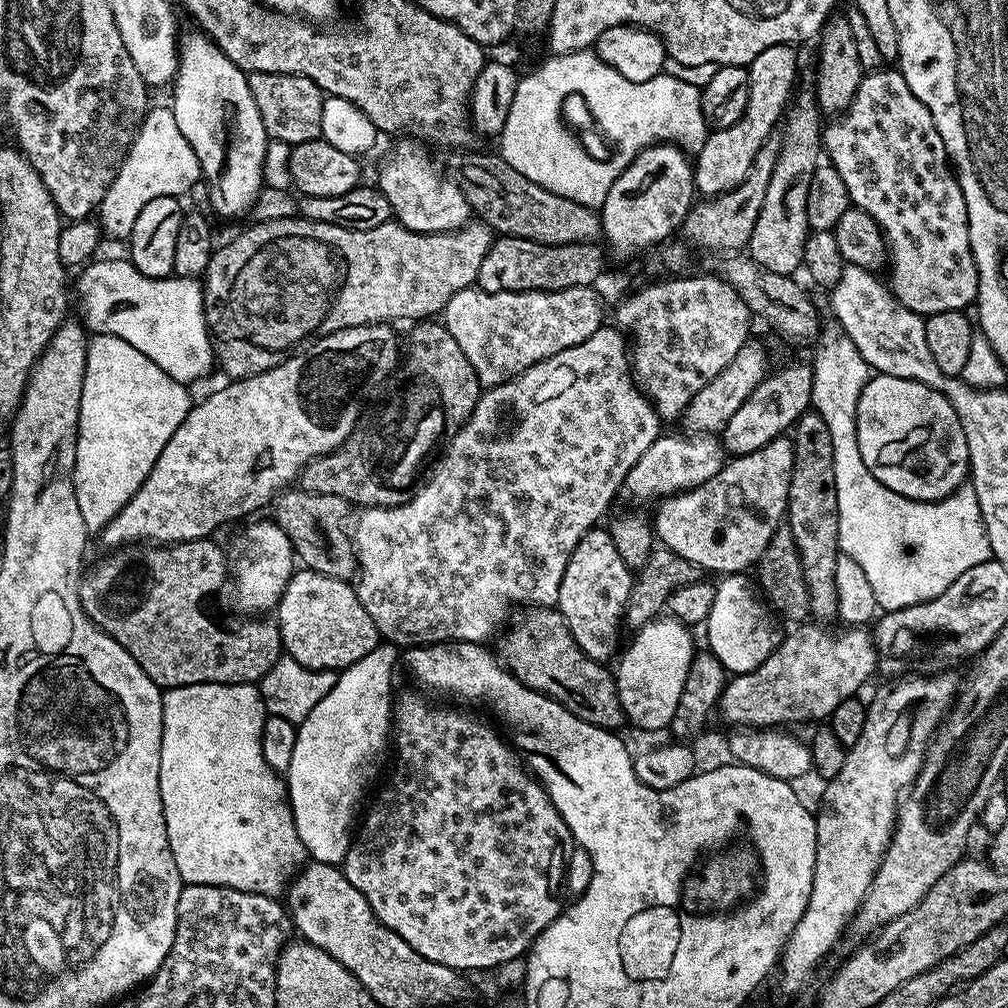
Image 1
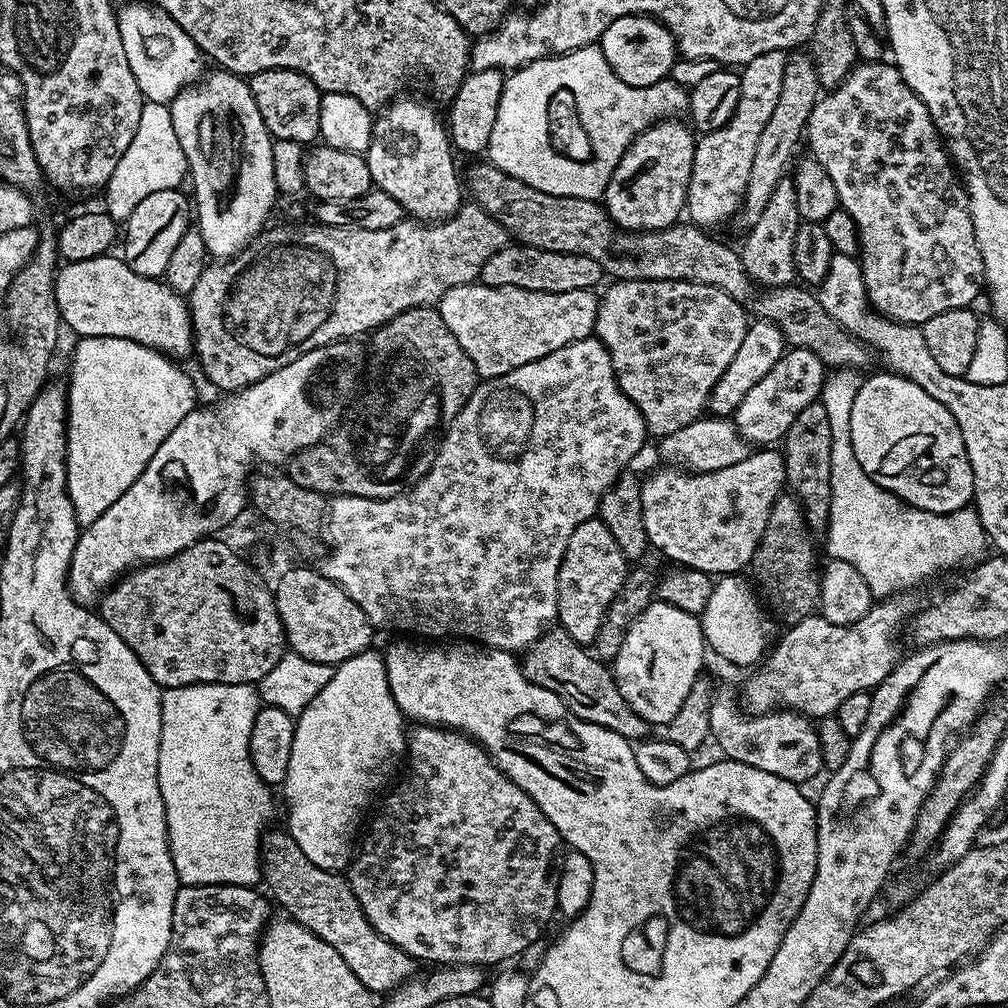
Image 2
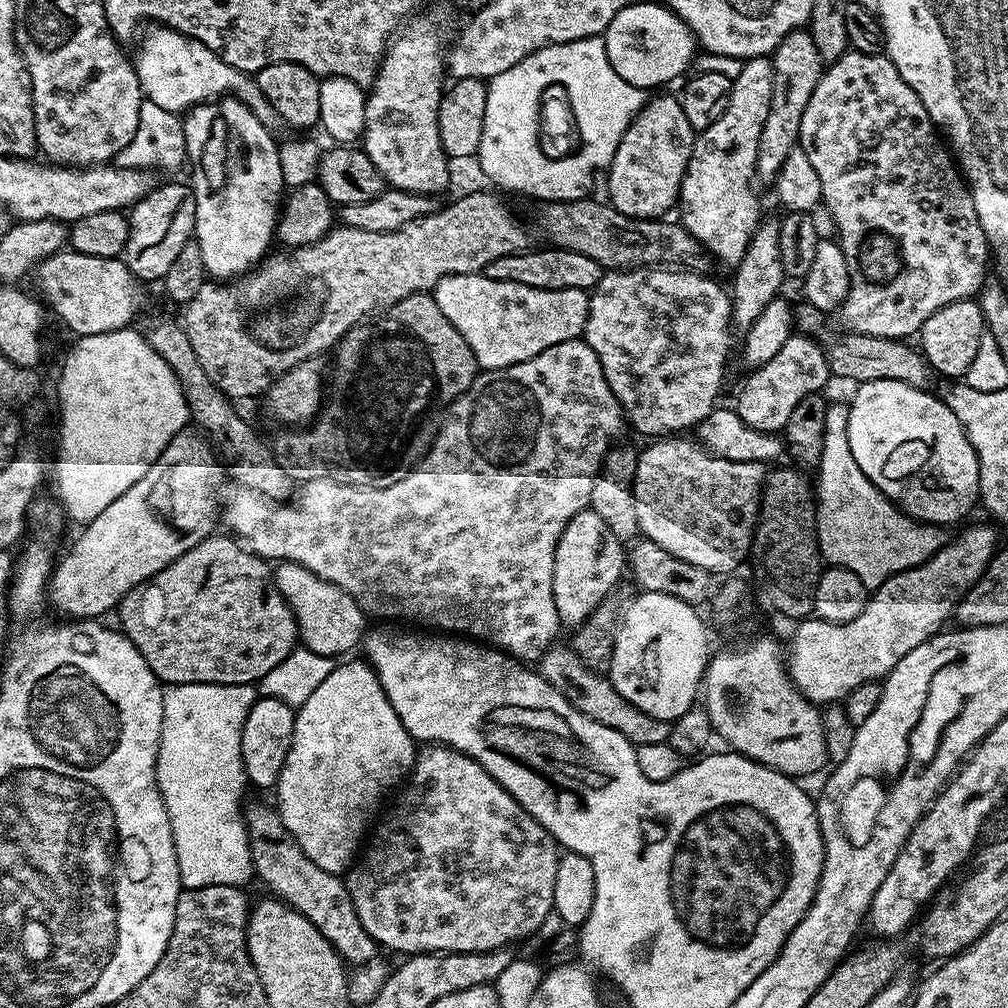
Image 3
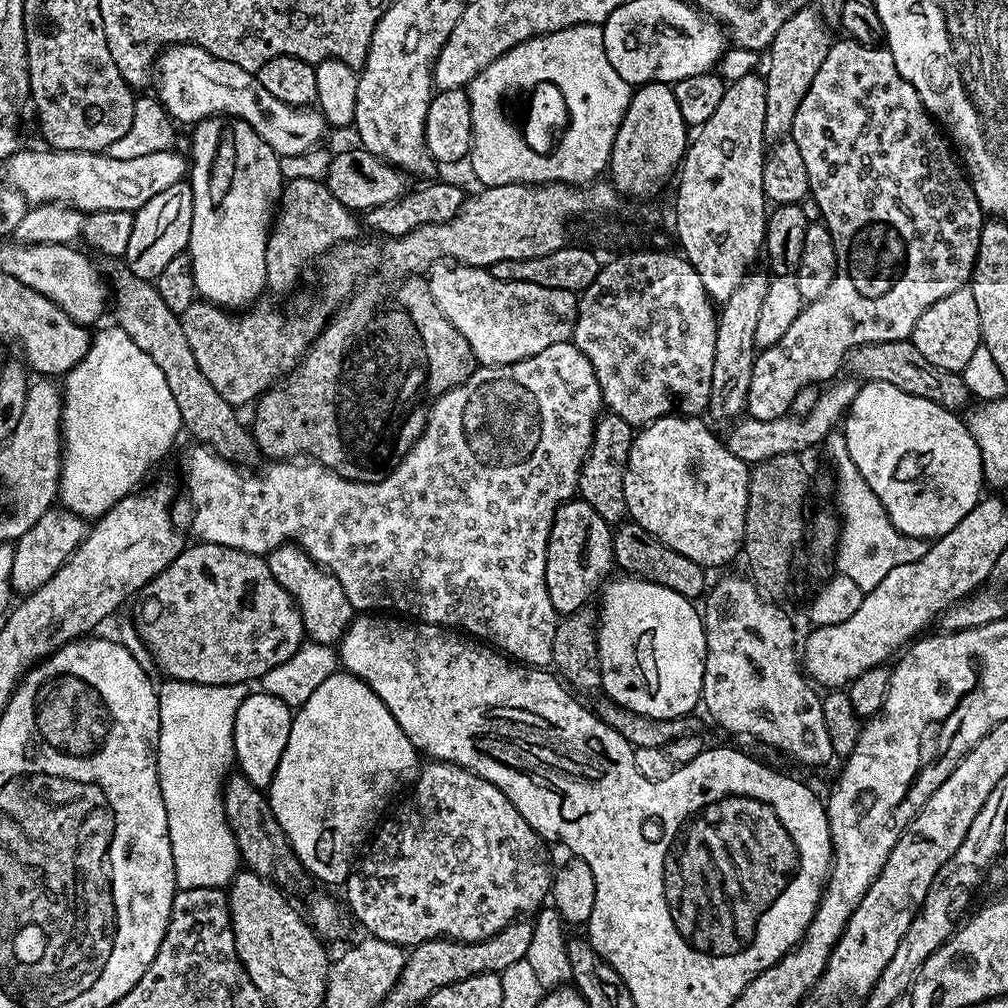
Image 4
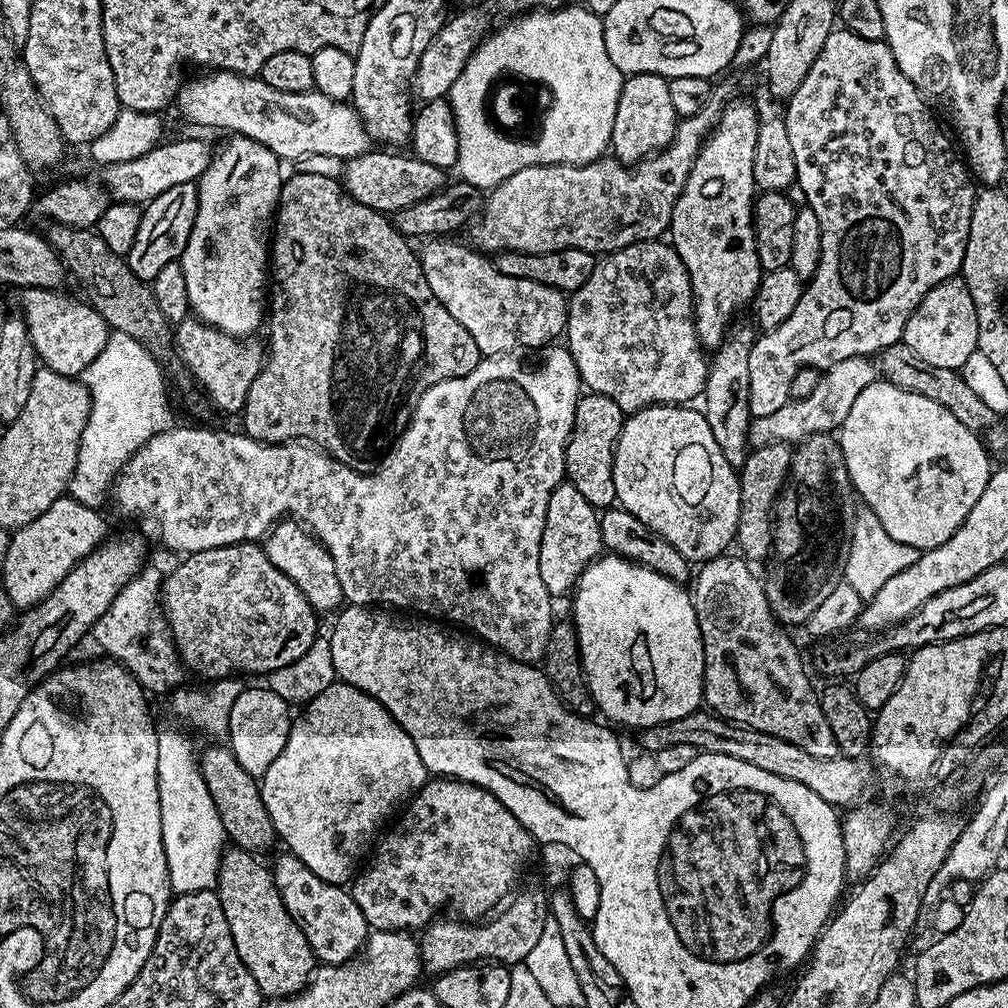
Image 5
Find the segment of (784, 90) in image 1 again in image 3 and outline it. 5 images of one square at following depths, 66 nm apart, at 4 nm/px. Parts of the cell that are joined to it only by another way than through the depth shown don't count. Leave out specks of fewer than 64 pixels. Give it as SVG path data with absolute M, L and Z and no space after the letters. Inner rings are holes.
M753 56L739 67L725 112L701 131L692 144L679 199L682 208L684 204L683 227L696 239L697 245L704 247L705 244L718 259L731 266L738 265L744 258L753 232L762 220L752 180L757 179L756 159L762 126L766 126L766 114L770 114L772 93L772 61L768 56Z

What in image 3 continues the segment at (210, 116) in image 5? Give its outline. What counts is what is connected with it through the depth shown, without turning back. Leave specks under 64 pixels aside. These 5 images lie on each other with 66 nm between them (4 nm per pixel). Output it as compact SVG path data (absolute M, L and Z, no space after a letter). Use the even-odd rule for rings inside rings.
M163 26L149 28L152 29L145 34L140 49L136 56L134 55L134 63L140 88L150 102L162 106L163 110L184 114L195 104L234 96L263 124L272 126L275 125L274 122L277 123L275 110L270 106L270 102L266 102L262 90L249 73L222 62L222 58L218 58L214 50L210 50L202 42L183 36L181 32Z

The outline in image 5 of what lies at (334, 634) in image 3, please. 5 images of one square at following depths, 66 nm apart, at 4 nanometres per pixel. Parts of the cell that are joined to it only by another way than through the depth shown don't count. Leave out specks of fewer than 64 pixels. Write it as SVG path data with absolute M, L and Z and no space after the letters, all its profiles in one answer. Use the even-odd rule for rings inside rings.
M291 518L279 521L268 533L262 547L272 565L282 570L298 590L302 590L309 606L318 614L335 613L345 603L342 582L338 582L338 570L334 570L334 558L330 558L327 550L303 524Z

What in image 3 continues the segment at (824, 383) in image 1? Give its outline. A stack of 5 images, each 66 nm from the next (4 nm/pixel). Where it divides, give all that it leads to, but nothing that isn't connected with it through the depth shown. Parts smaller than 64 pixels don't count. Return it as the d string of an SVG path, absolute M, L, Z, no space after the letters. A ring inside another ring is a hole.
M842 403L825 407L824 409L824 445L818 465L820 472L820 485L814 488L817 524L817 542L820 555L829 565L845 568L863 582L865 588L875 590L885 579L893 576L895 572L901 572L907 568L918 566L924 560L929 560L937 550L942 547L940 540L941 529L937 525L927 522L920 523L905 514L897 505L893 504L866 474L854 462L854 454L850 454L850 442L848 441L848 409Z

